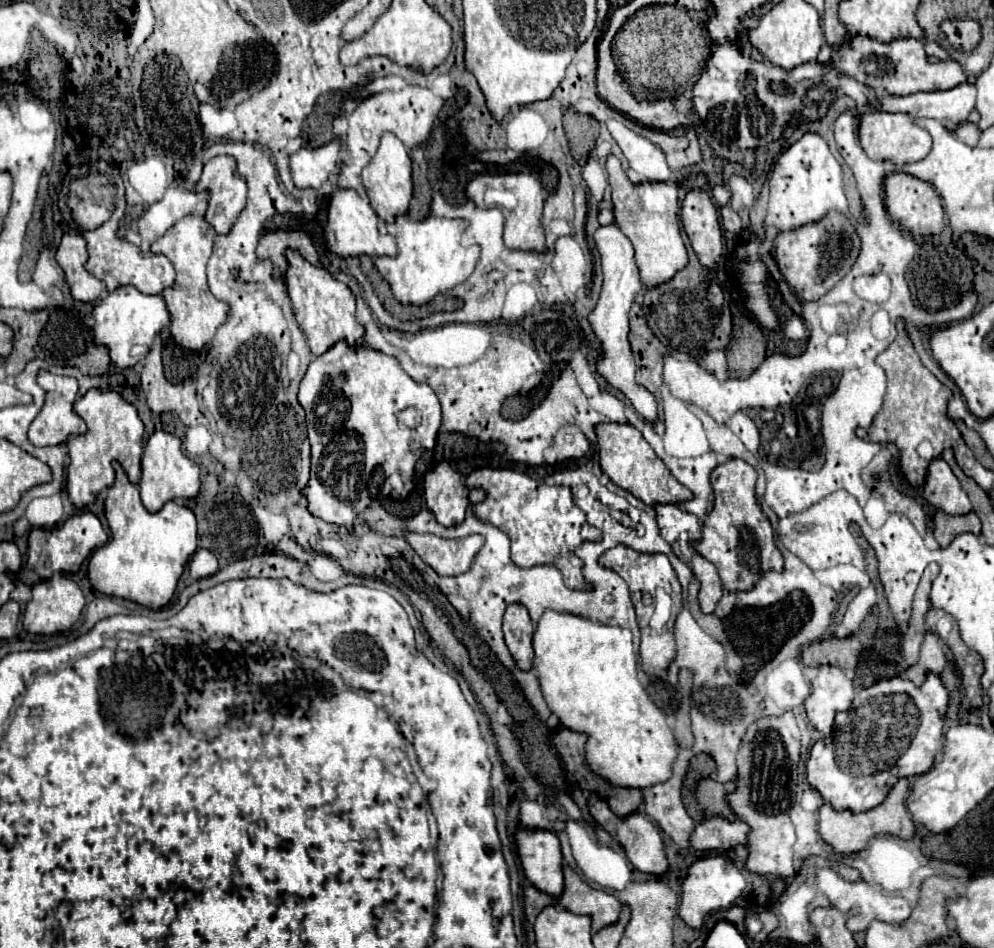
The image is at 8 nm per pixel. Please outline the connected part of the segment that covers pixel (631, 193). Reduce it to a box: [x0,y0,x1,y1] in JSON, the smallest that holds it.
[607,155,687,287]

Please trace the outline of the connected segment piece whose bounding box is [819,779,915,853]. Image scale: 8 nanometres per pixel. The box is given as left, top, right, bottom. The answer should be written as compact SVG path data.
M899 779L895 783L893 791L889 793L889 797L881 805L877 805L875 809L869 809L865 813L859 813L859 815L853 815L851 811L835 811L829 803L825 803L819 809L819 833L821 833L823 841L829 843L831 847L835 847L837 853L857 853L857 851L865 849L865 845L869 843L869 839L873 835L879 835L879 833L895 835L901 839L911 839L915 835L915 825L905 807L907 791L909 791L909 781Z

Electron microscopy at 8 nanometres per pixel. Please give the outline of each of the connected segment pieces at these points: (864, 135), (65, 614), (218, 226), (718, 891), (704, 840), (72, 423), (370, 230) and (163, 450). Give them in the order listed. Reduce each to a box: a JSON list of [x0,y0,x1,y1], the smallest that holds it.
[[859,111,931,165],[23,573,85,635],[197,155,247,233],[679,853,745,929],[689,817,747,851],[29,371,85,447],[325,189,379,257],[139,431,199,511]]

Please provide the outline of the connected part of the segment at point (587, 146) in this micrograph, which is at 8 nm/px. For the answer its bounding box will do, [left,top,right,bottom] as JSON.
[563,111,599,167]

